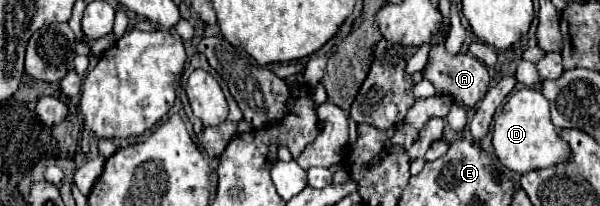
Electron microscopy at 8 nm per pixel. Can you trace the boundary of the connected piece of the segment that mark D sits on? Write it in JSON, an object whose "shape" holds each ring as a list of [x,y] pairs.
{"shape":[[[521,87],[509,95],[501,115],[495,119],[493,149],[503,167],[521,175],[565,163],[571,157],[569,145],[559,137],[555,125],[551,123],[549,101],[543,97],[541,91],[531,87]]]}

